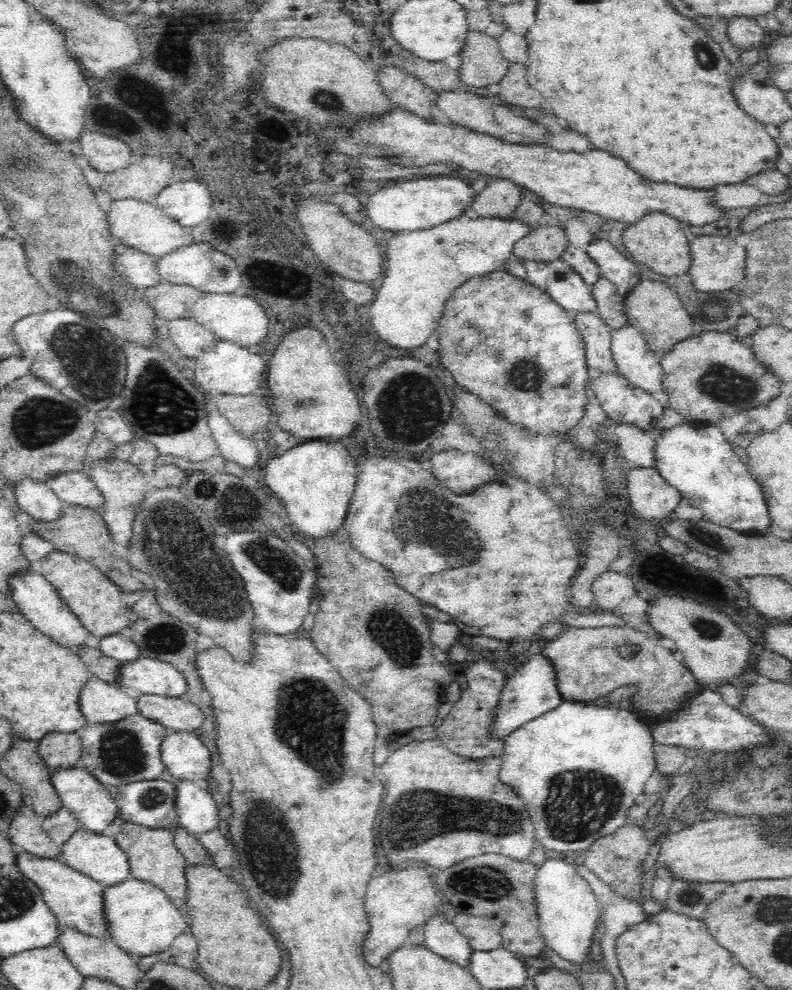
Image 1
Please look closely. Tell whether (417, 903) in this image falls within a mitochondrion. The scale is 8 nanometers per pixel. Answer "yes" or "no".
no

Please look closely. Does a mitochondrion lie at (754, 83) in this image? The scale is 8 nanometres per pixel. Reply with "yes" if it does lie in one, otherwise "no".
no

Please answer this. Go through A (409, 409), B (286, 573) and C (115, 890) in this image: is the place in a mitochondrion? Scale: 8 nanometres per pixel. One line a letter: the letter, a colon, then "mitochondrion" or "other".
A: mitochondrion
B: mitochondrion
C: other

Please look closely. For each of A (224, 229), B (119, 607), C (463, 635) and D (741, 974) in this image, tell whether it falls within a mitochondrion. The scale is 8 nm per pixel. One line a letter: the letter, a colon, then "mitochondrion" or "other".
A: other
B: other
C: other
D: other

